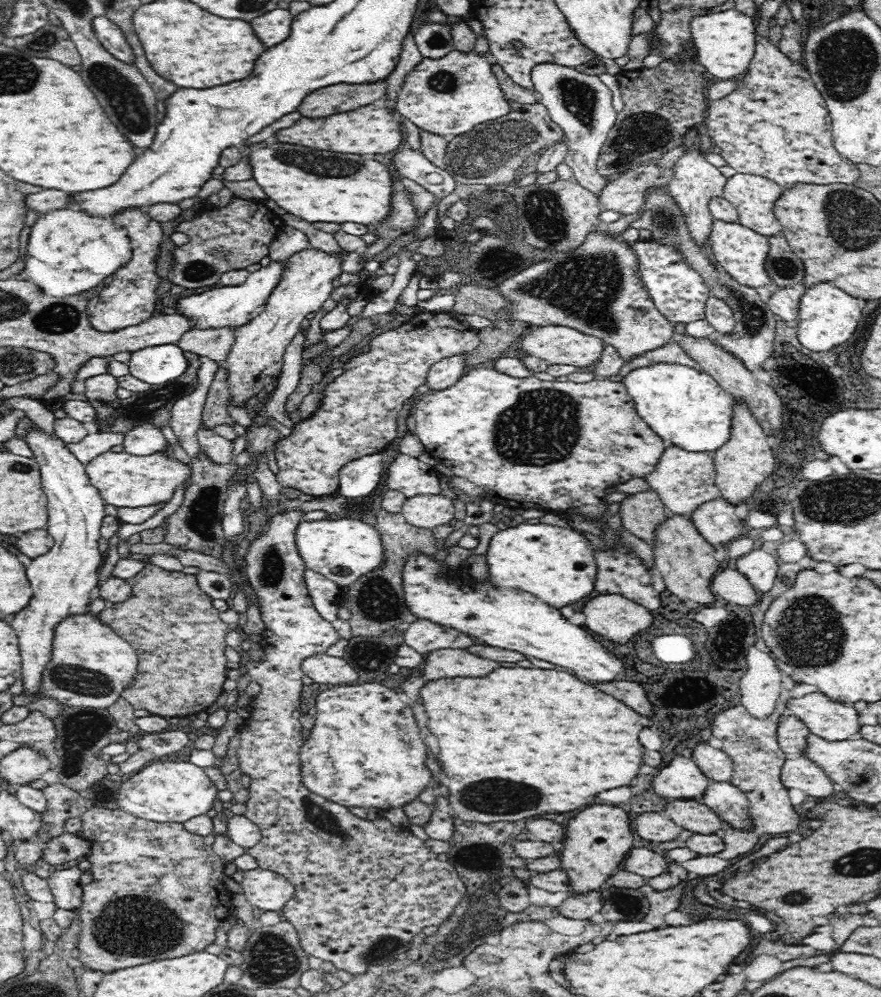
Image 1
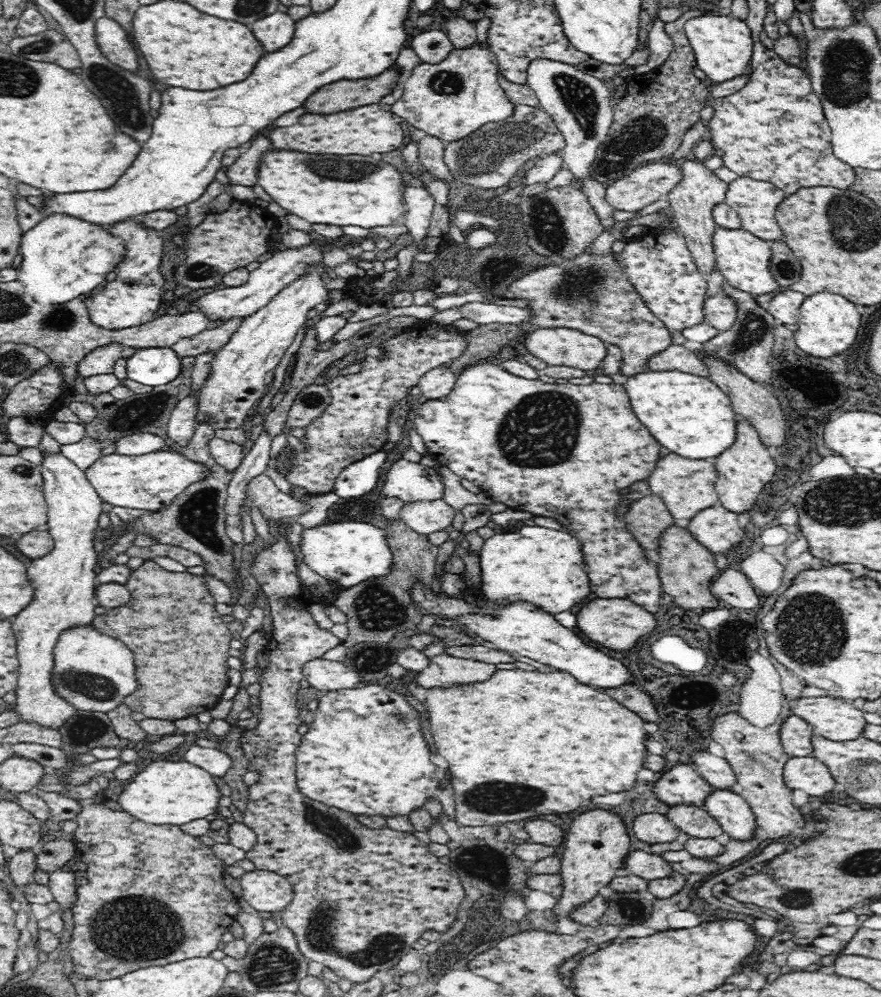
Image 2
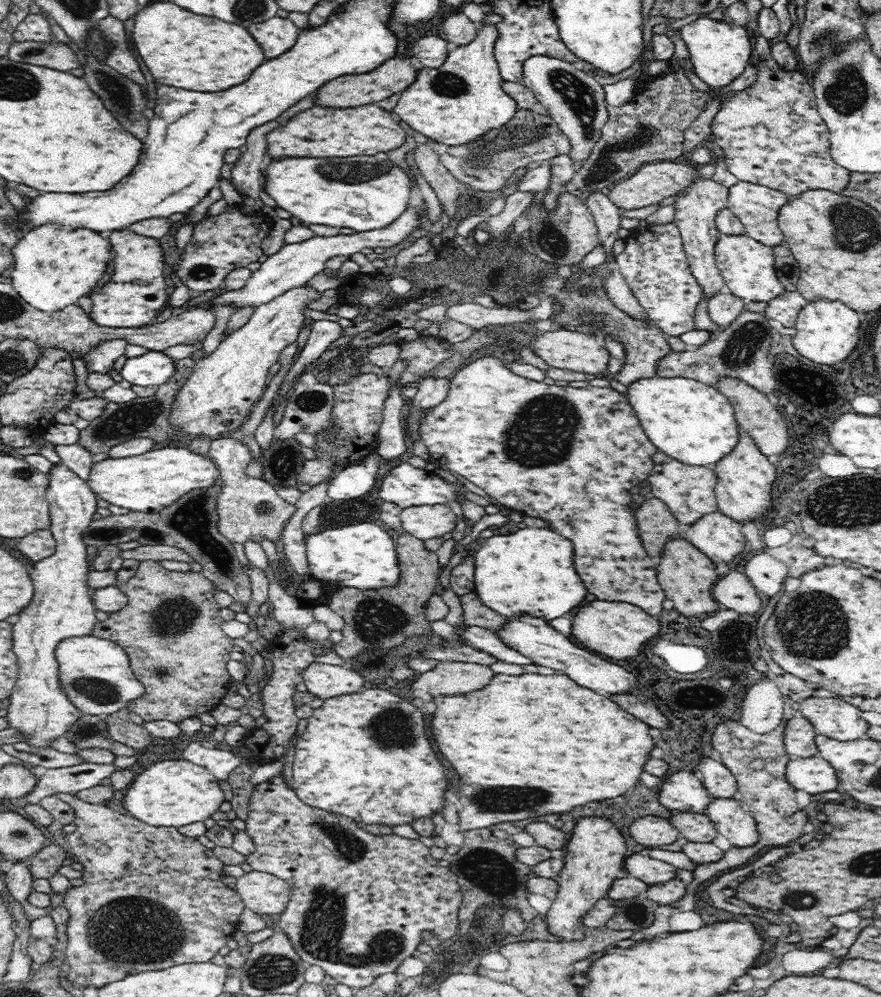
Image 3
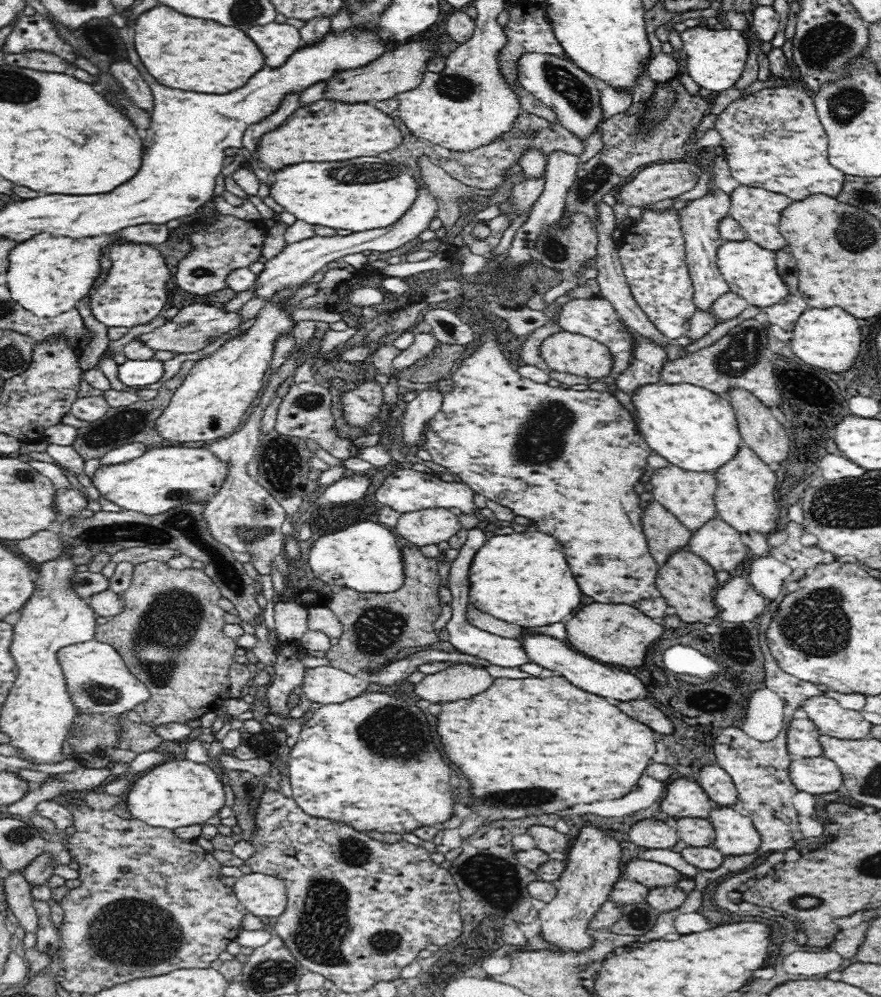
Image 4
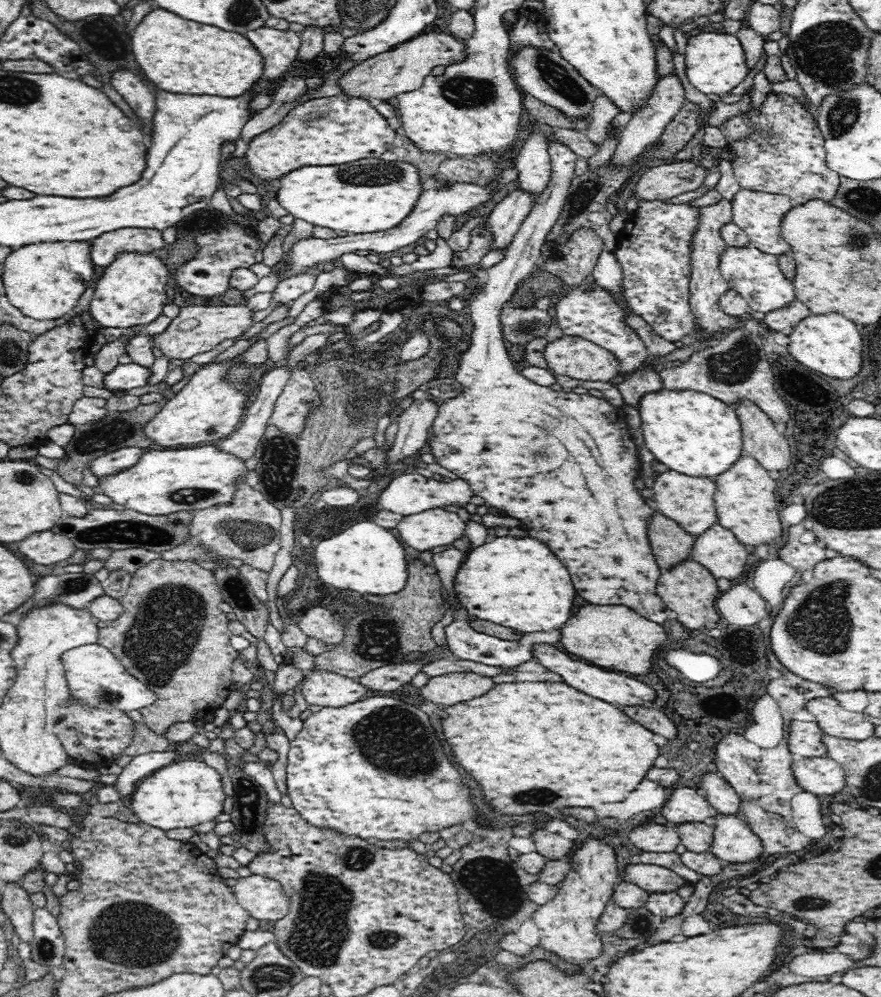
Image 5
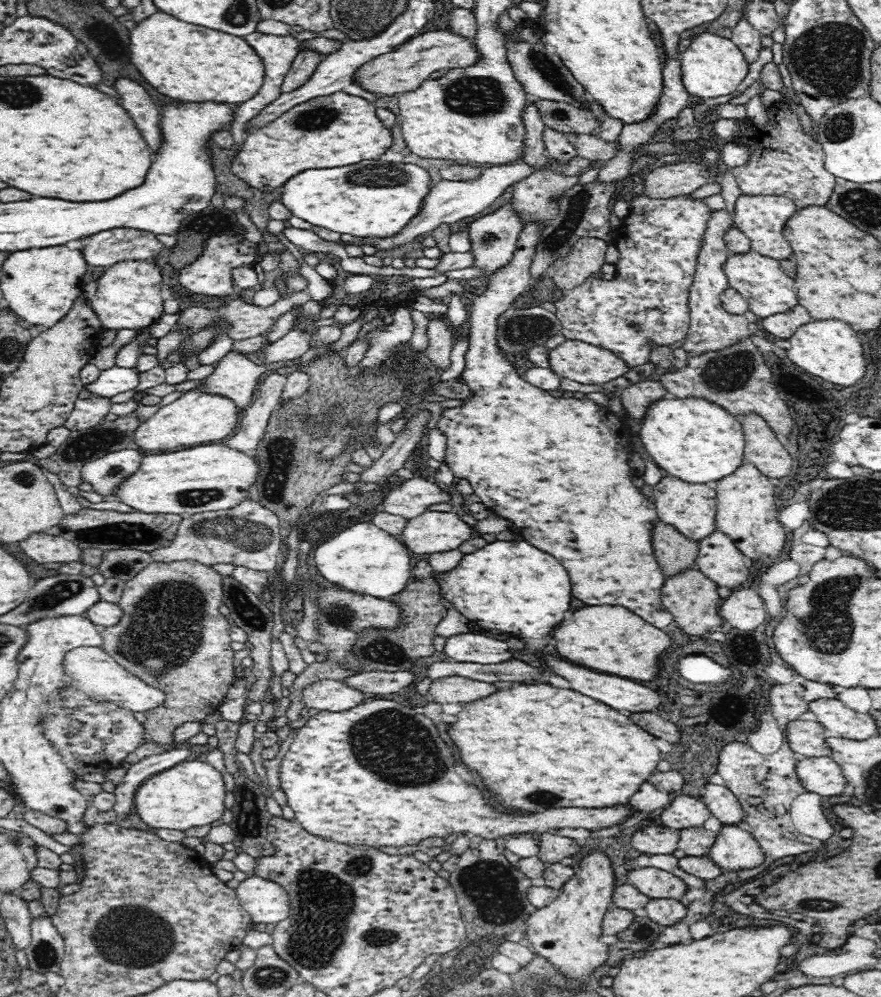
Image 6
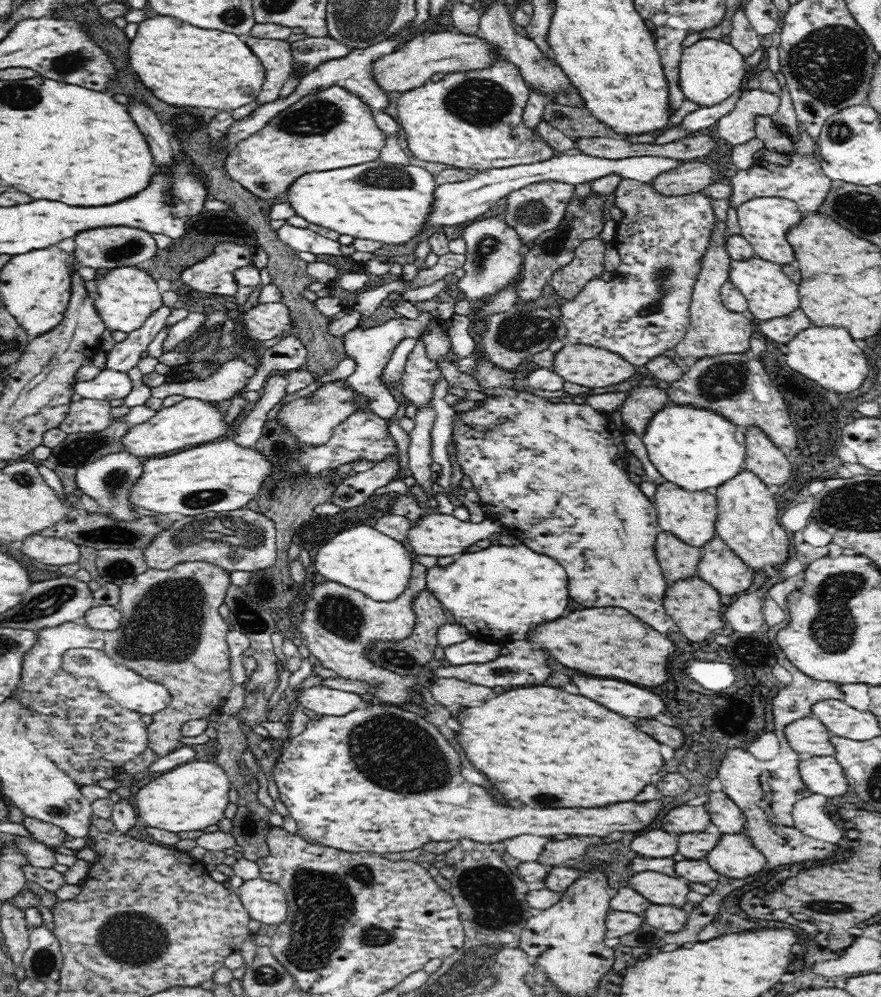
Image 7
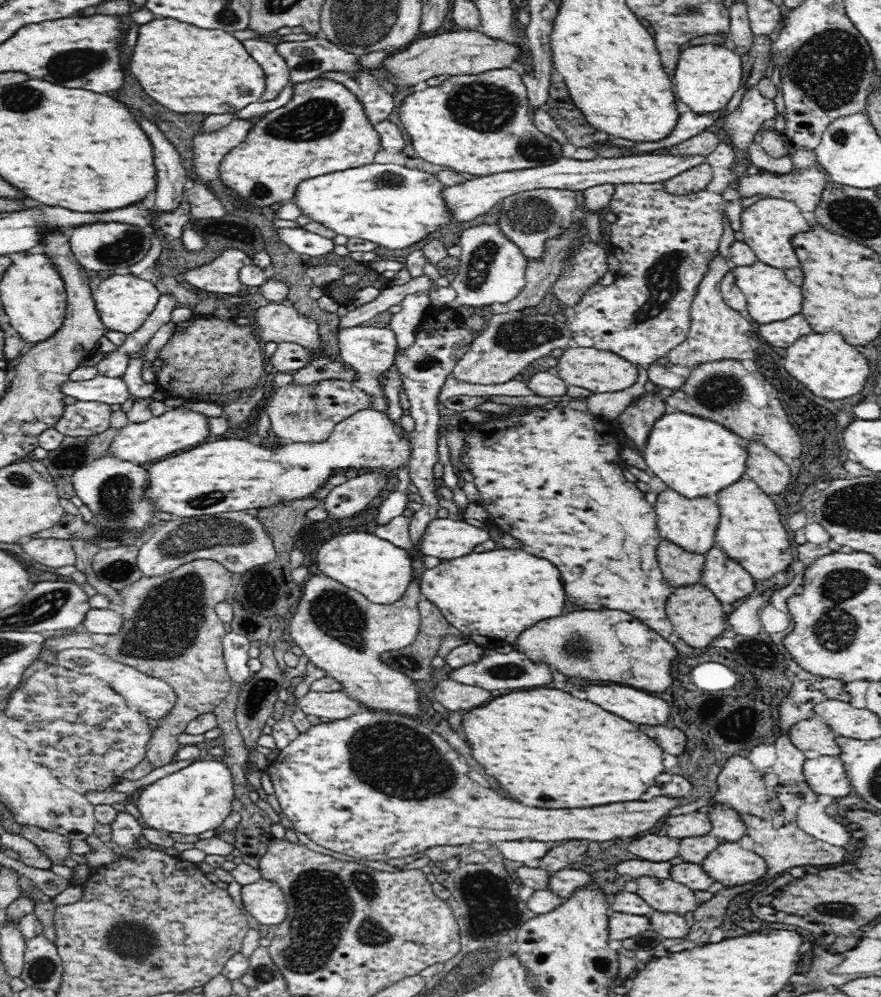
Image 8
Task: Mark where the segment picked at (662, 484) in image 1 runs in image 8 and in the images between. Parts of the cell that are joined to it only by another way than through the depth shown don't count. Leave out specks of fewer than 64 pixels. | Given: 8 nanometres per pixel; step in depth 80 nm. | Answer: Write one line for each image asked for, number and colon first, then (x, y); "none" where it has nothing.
2: (686, 485)
3: (688, 490)
4: (689, 496)
5: (689, 500)
6: (689, 506)
7: (691, 516)
8: (692, 522)

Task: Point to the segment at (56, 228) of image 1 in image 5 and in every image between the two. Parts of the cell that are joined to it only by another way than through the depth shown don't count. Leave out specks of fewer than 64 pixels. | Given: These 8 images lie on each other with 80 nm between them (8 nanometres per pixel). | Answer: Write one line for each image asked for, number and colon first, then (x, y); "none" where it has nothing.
2: (62, 257)
3: (53, 268)
4: (47, 274)
5: (44, 280)

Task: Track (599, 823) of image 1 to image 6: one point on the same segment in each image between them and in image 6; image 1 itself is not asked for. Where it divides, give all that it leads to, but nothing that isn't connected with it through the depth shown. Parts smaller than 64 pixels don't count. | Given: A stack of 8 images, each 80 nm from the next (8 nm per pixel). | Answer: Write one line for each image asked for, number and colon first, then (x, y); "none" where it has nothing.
2: (597, 844)
3: (596, 852)
4: (593, 867)
5: (567, 924)
6: (567, 931)

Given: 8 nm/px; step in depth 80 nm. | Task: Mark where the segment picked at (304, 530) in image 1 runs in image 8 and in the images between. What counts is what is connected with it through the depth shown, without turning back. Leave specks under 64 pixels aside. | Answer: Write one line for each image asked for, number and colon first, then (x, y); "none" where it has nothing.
2: (348, 553)
3: (363, 556)
4: (365, 557)
5: (366, 559)
6: (365, 559)
7: (364, 559)
8: (364, 562)

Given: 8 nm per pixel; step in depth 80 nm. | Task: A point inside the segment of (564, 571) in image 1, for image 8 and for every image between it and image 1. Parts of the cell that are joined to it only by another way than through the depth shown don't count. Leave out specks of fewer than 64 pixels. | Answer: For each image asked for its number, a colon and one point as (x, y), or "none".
2: (547, 566)
3: (532, 570)
4: (523, 578)
5: (517, 581)
6: (516, 588)
7: (502, 593)
8: (491, 597)

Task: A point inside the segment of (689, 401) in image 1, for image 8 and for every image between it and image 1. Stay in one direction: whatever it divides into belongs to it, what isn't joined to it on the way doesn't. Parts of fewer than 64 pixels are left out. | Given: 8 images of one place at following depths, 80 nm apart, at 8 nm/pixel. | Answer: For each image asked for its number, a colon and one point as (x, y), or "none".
2: (687, 413)
3: (695, 423)
4: (692, 427)
5: (691, 432)
6: (694, 438)
7: (695, 448)
8: (696, 456)

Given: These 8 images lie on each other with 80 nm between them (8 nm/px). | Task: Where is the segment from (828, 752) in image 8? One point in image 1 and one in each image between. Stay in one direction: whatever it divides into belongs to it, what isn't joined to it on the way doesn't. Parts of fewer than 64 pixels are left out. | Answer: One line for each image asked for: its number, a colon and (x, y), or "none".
1: (791, 734)
2: (795, 733)
3: (799, 734)
4: (802, 734)
5: (805, 738)
6: (808, 738)
7: (808, 734)

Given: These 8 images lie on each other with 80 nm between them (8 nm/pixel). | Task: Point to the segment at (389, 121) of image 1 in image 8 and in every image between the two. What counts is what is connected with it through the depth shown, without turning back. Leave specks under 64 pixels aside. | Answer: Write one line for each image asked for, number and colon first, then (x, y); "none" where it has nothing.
2: (364, 130)
3: (365, 130)
4: (325, 130)
5: (331, 130)
6: (338, 130)
7: (334, 129)
8: (324, 128)

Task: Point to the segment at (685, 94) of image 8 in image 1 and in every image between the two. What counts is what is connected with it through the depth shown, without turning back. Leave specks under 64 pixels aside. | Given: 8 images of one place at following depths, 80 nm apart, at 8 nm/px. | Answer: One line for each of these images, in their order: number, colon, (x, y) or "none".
1: (725, 42)
2: (723, 45)
3: (719, 51)
4: (716, 58)
5: (715, 62)
6: (712, 66)
7: (710, 71)

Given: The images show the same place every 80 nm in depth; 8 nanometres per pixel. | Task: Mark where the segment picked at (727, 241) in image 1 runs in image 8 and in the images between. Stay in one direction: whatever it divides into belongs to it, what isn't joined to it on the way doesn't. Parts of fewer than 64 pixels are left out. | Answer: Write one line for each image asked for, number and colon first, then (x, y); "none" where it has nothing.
2: (743, 259)
3: (747, 266)
4: (751, 271)
5: (755, 275)
6: (761, 280)
7: (769, 292)
8: (770, 296)

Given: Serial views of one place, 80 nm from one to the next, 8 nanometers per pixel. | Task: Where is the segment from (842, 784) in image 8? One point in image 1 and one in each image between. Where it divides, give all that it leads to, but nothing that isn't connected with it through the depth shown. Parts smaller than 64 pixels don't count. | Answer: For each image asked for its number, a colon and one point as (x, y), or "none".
1: (800, 772)
2: (806, 773)
3: (814, 775)
4: (819, 775)
5: (820, 775)
6: (823, 775)
7: (823, 775)

